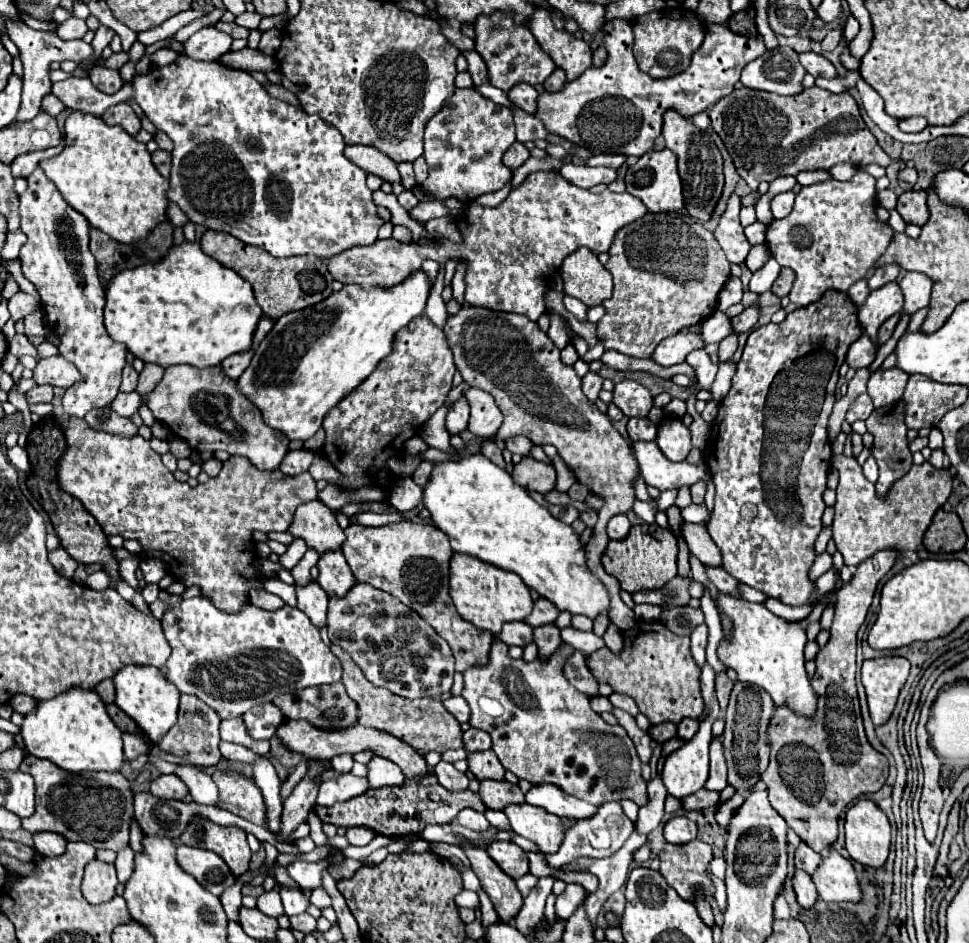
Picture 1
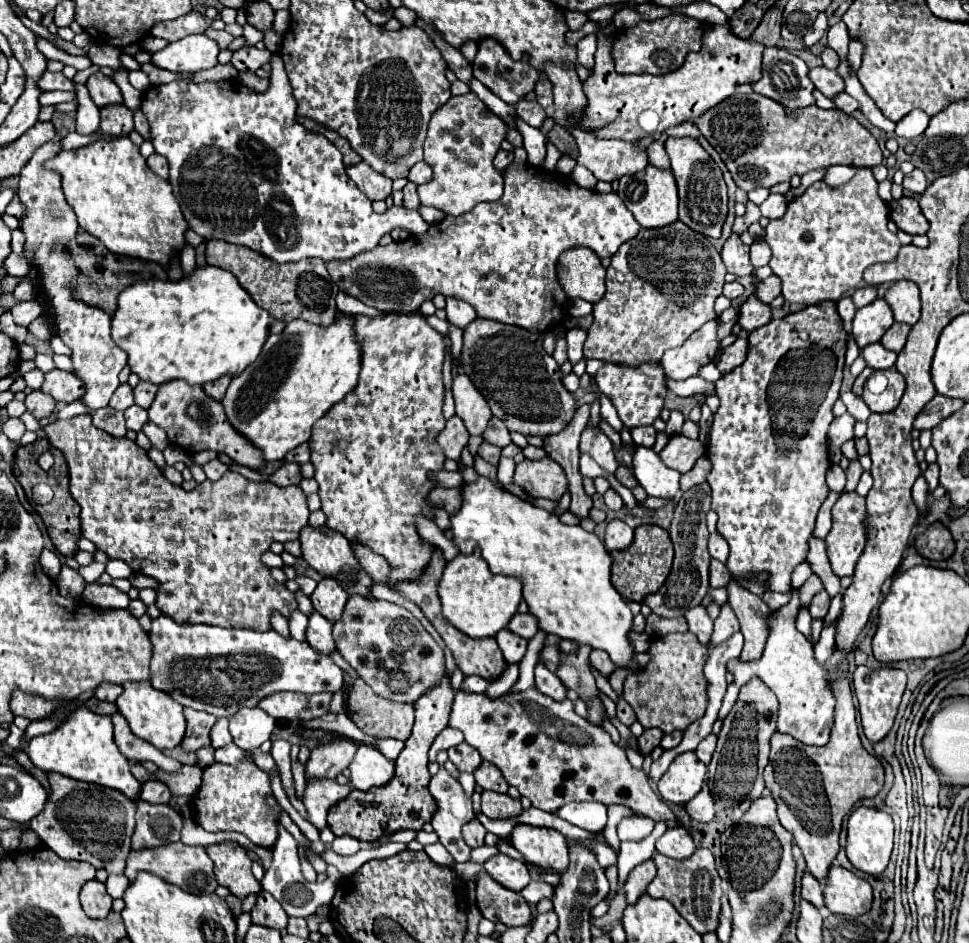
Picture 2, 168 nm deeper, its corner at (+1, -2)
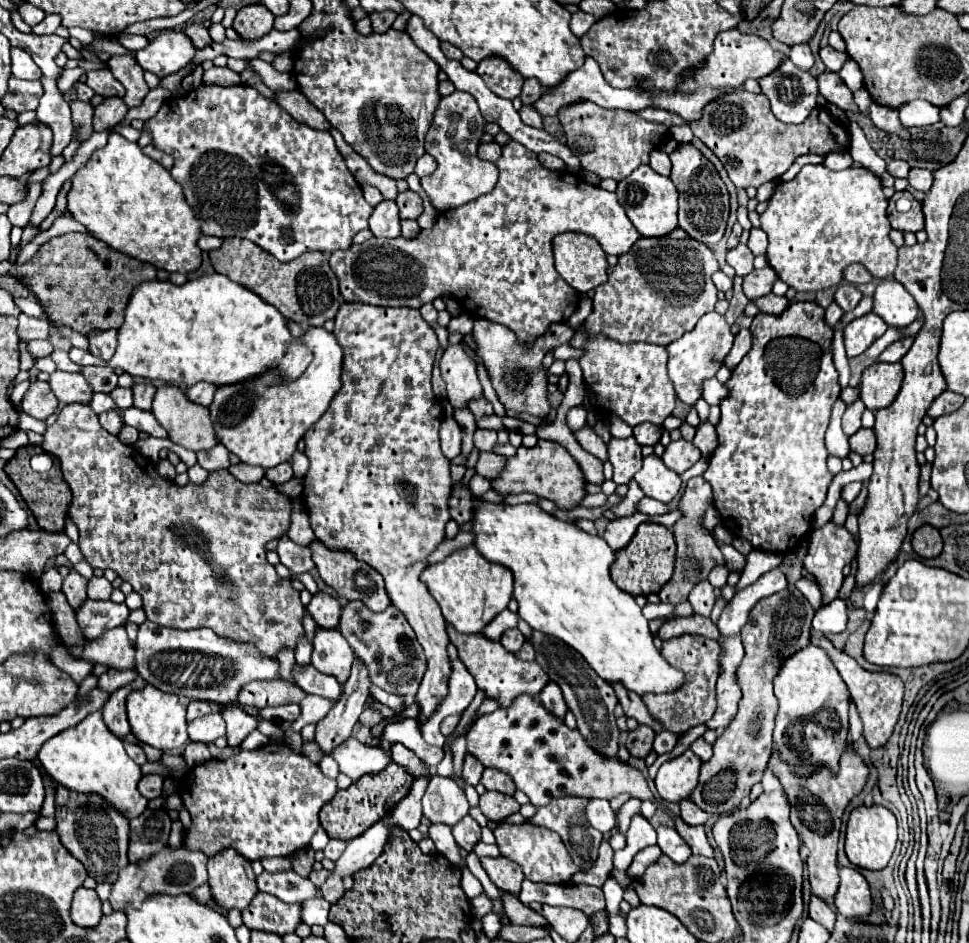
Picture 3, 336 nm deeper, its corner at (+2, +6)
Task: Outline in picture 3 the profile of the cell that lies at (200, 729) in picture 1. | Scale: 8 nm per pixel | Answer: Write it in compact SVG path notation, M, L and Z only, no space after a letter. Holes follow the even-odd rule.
M192 701L188 705L188 721L208 715L208 713L212 713L212 709L210 709L210 703L206 703L206 701Z

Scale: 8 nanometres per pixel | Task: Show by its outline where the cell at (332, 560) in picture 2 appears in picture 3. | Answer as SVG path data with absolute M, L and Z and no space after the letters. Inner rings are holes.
M314 541L310 545L310 551L322 581L330 585L338 597L344 597L348 601L362 601L370 611L384 611L390 605L384 579L380 579L380 575L372 571L372 567L360 563L358 559L352 559L352 555L340 555L340 551L328 551L328 547L324 547L324 543L320 541Z

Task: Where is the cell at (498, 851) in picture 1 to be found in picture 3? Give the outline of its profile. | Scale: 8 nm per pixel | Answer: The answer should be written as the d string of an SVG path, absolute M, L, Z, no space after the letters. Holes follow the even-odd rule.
M482 857L482 867L486 869L490 881L504 893L512 893L512 895L518 895L520 893L520 887L522 887L522 881L524 881L524 875L518 867L518 863L512 863L510 859L504 859L504 857Z

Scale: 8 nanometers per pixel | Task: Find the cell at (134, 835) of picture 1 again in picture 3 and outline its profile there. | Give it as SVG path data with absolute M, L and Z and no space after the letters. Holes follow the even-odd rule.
M164 847L164 851L156 853L148 863L134 863L124 867L120 871L118 881L112 885L112 893L108 897L114 911L124 911L126 905L138 907L146 897L152 895L182 895L190 893L192 889L206 883L206 855L200 855L200 851L184 851L184 847L172 851L170 847Z

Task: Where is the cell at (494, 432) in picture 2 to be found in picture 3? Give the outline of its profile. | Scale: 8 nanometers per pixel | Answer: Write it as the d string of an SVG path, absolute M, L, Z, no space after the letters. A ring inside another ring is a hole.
M478 397L478 399L468 401L468 409L474 413L474 417L476 417L476 419L480 419L480 417L484 417L484 415L492 415L492 413L494 413L494 409L492 409L492 405L490 405L490 401L488 401L486 397Z

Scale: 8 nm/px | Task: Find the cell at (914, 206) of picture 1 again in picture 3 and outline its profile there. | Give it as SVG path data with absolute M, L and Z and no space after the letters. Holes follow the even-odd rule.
M898 191L894 193L894 197L890 199L890 205L888 205L888 217L890 217L890 225L892 229L898 229L898 231L920 231L924 227L924 215L922 215L922 205L908 193L908 191ZM898 199L908 199L912 205L908 211L898 211L896 209L896 201Z

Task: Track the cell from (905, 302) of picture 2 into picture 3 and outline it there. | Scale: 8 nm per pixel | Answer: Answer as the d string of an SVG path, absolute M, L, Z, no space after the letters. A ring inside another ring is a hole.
M882 279L874 293L872 313L888 327L906 327L916 319L918 305L896 279Z

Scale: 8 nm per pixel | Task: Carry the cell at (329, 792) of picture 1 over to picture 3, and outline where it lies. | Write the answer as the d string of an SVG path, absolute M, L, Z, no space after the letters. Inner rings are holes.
M268 743L256 751L240 751L220 761L210 759L204 765L192 767L180 785L184 805L192 817L190 829L184 829L182 845L190 851L202 849L206 857L214 857L224 849L234 849L248 861L260 861L262 857L290 857L308 847L312 835L320 827L318 813L322 805L328 803L336 791L338 787L334 779L324 777L316 763L294 753L286 743Z

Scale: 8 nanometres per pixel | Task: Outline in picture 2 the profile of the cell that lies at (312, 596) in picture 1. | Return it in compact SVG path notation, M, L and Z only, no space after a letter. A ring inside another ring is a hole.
M311 611L309 615L309 625L307 625L307 641L311 647L317 647L317 651L329 655L335 651L335 643L331 637L331 621L325 619L321 613Z

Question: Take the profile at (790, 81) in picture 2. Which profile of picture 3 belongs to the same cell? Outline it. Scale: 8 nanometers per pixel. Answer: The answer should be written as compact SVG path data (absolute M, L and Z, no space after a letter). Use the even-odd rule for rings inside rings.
M786 59L780 69L774 71L774 75L766 75L758 83L770 101L772 113L782 123L804 123L804 119L816 107L816 79L810 73L792 67L790 59Z

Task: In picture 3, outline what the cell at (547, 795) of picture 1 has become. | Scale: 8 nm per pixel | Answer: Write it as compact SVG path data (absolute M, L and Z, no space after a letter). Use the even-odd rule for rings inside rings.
M592 799L586 807L586 817L590 825L600 833L608 833L614 827L614 813L610 809L610 803L604 799Z

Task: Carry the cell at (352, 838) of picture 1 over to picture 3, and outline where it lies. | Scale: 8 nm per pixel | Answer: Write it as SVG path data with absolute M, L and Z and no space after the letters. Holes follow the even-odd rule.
M332 839L332 841L326 845L326 849L324 849L324 857L330 859L330 861L338 861L338 857L340 857L342 851L344 851L344 847L346 847L344 841Z

